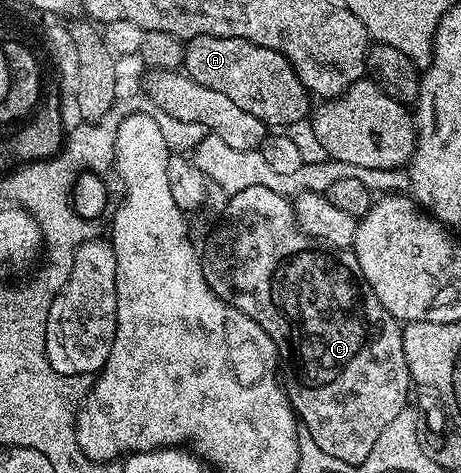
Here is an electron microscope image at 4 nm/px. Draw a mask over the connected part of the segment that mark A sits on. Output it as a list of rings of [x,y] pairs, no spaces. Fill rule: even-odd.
[[[195,36],[184,45],[183,71],[194,82],[219,90],[242,110],[254,114],[269,129],[284,130],[287,124],[296,124],[310,112],[310,93],[298,78],[294,66],[278,50],[258,46],[242,38]]]

